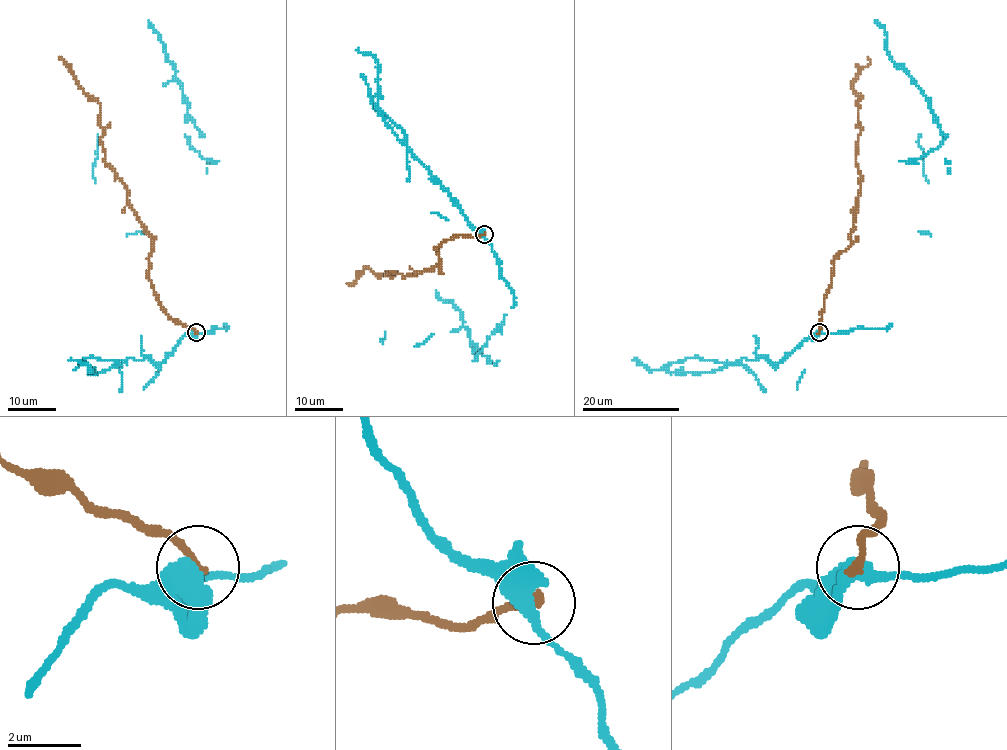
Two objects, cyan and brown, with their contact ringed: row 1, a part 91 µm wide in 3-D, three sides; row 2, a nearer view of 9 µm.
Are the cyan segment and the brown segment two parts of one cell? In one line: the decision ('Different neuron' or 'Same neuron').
Different neuron

